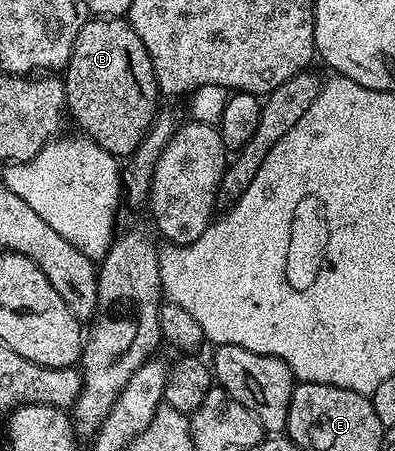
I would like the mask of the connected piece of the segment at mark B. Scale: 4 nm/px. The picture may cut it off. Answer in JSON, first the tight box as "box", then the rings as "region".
{"box":[62,16,158,159],"region":[[[97,16],[85,20],[62,80],[64,104],[71,120],[80,124],[79,132],[117,159],[131,157],[156,118],[158,90],[150,55],[127,20]]]}

